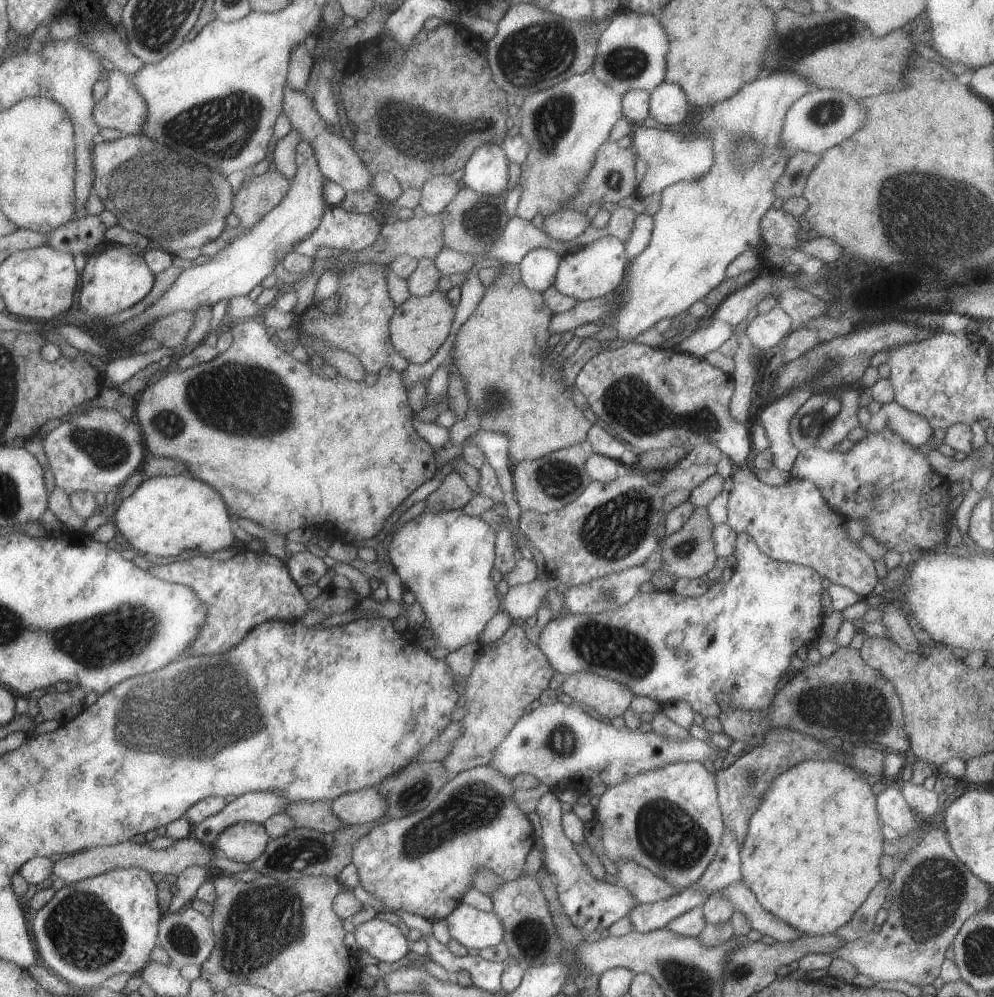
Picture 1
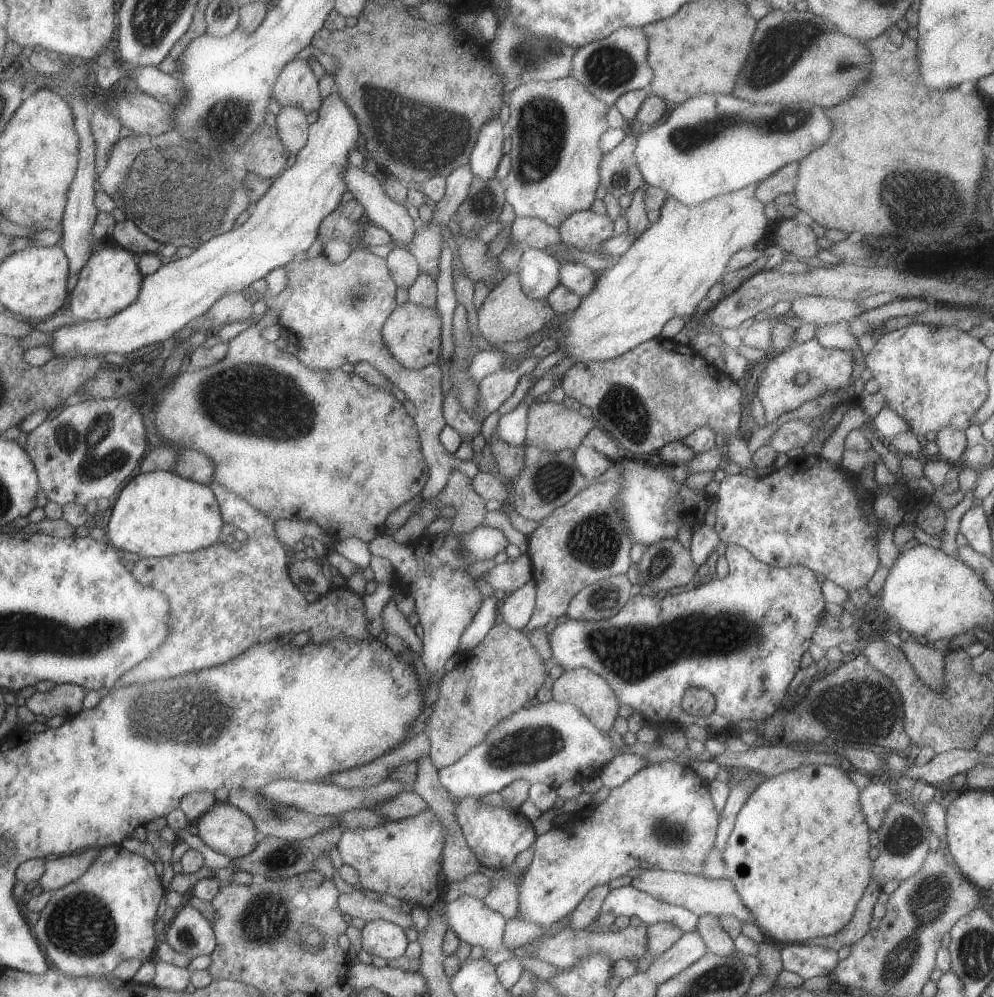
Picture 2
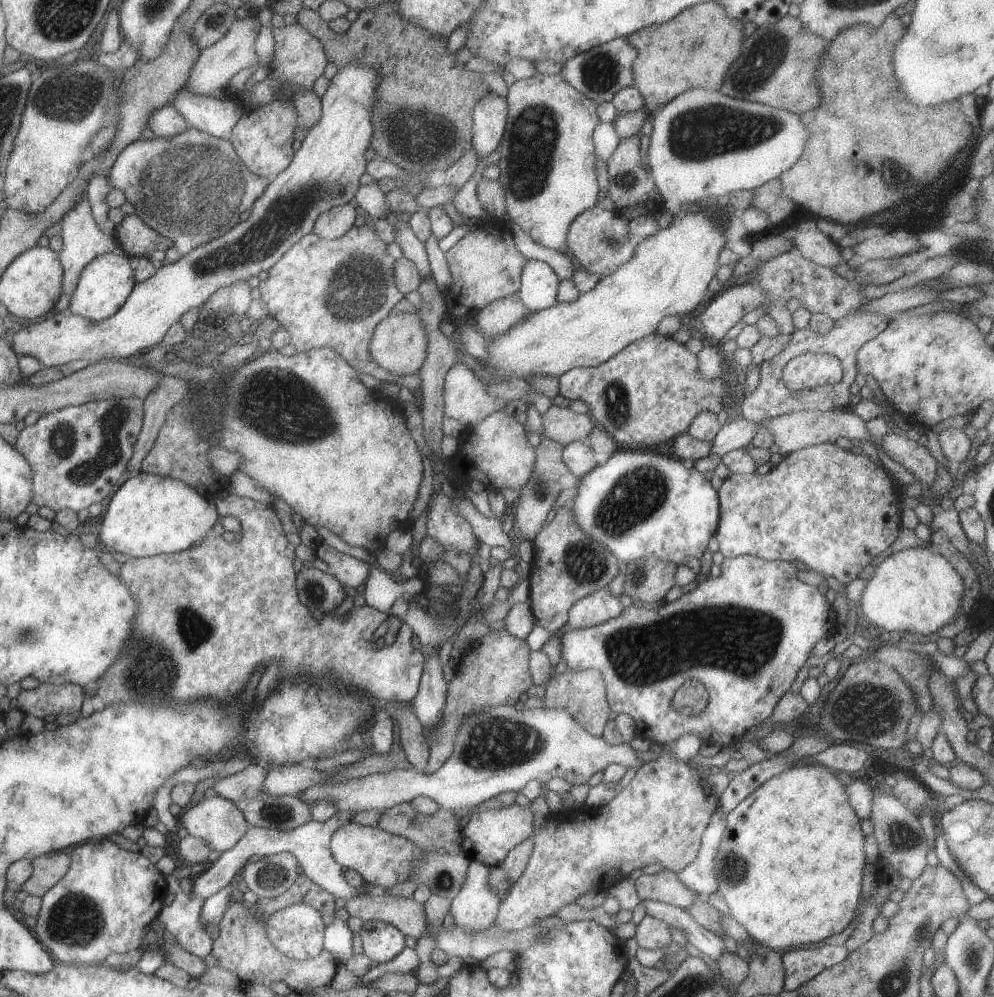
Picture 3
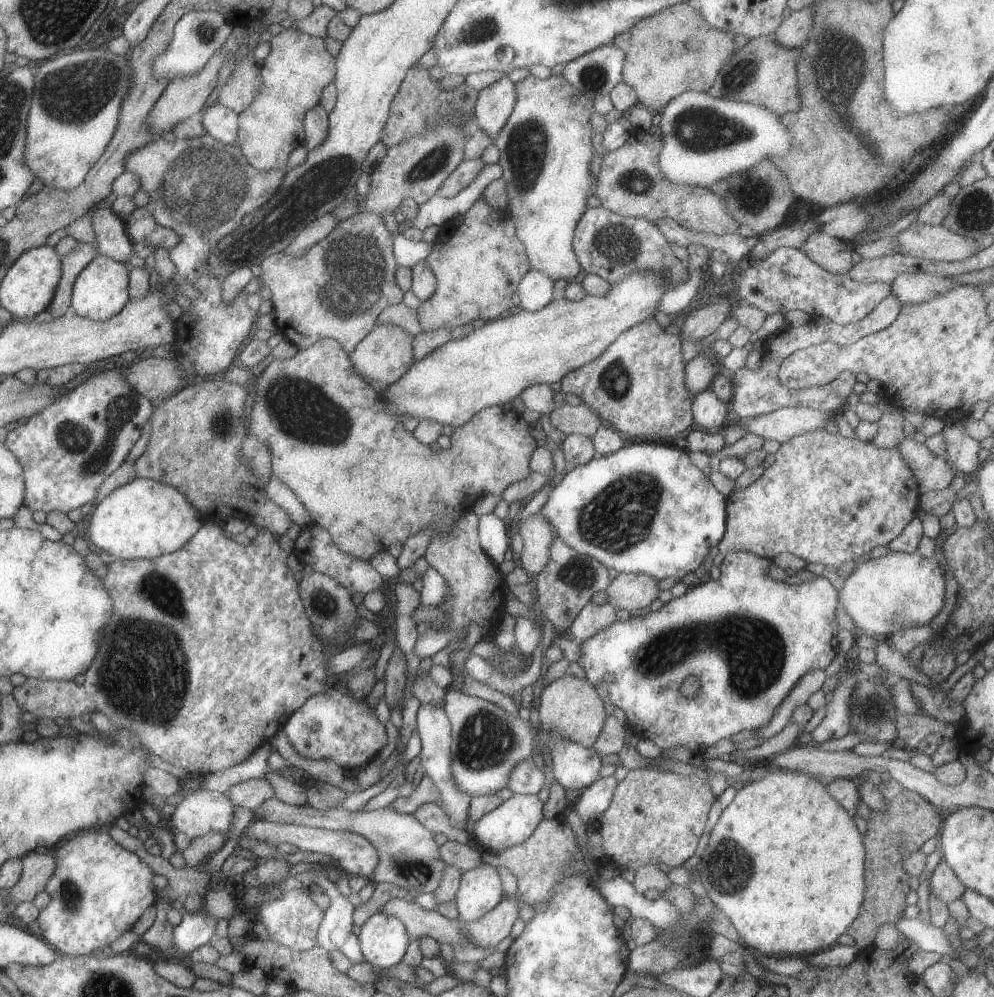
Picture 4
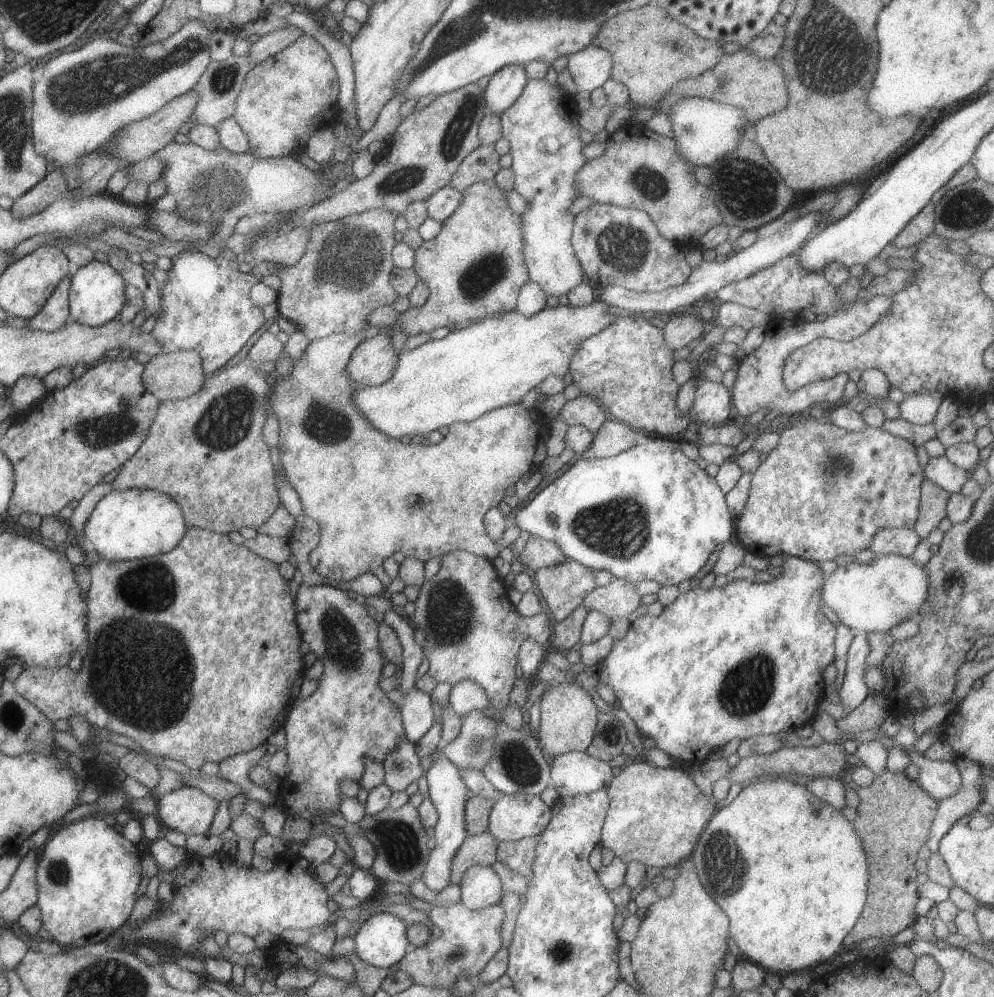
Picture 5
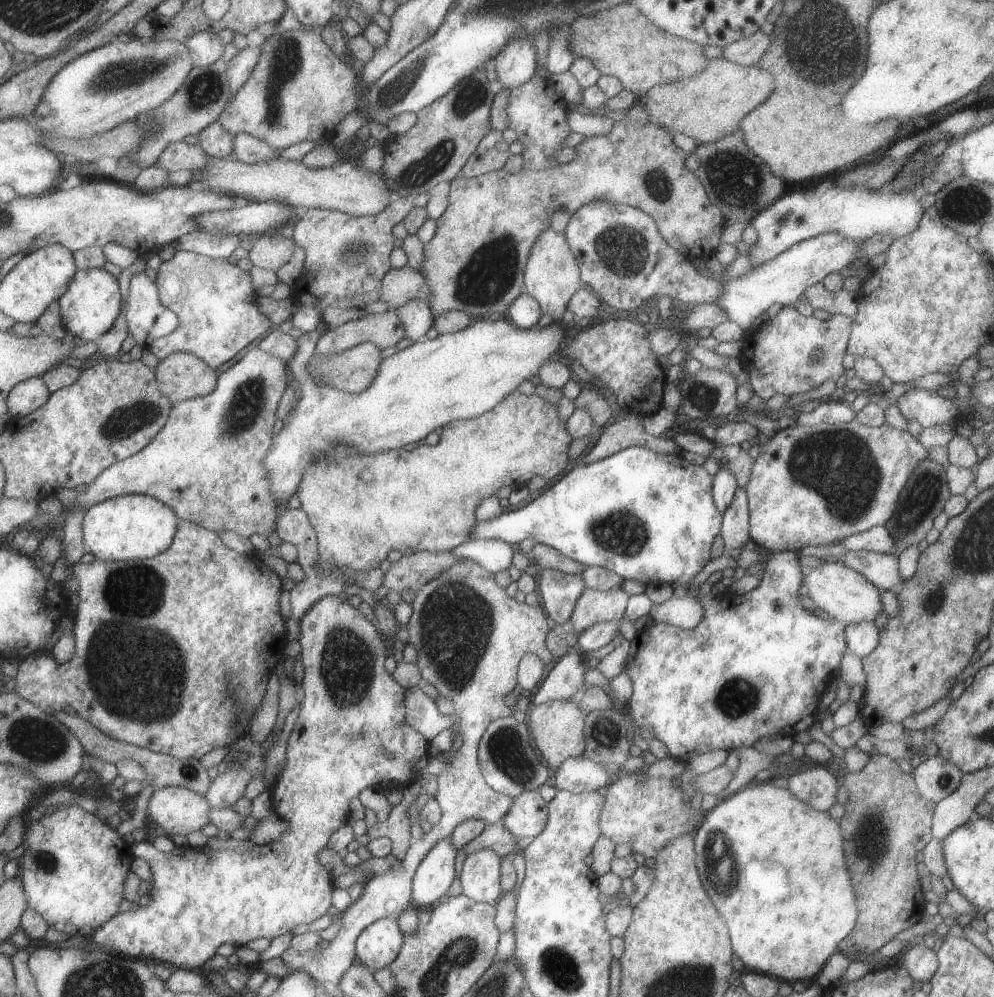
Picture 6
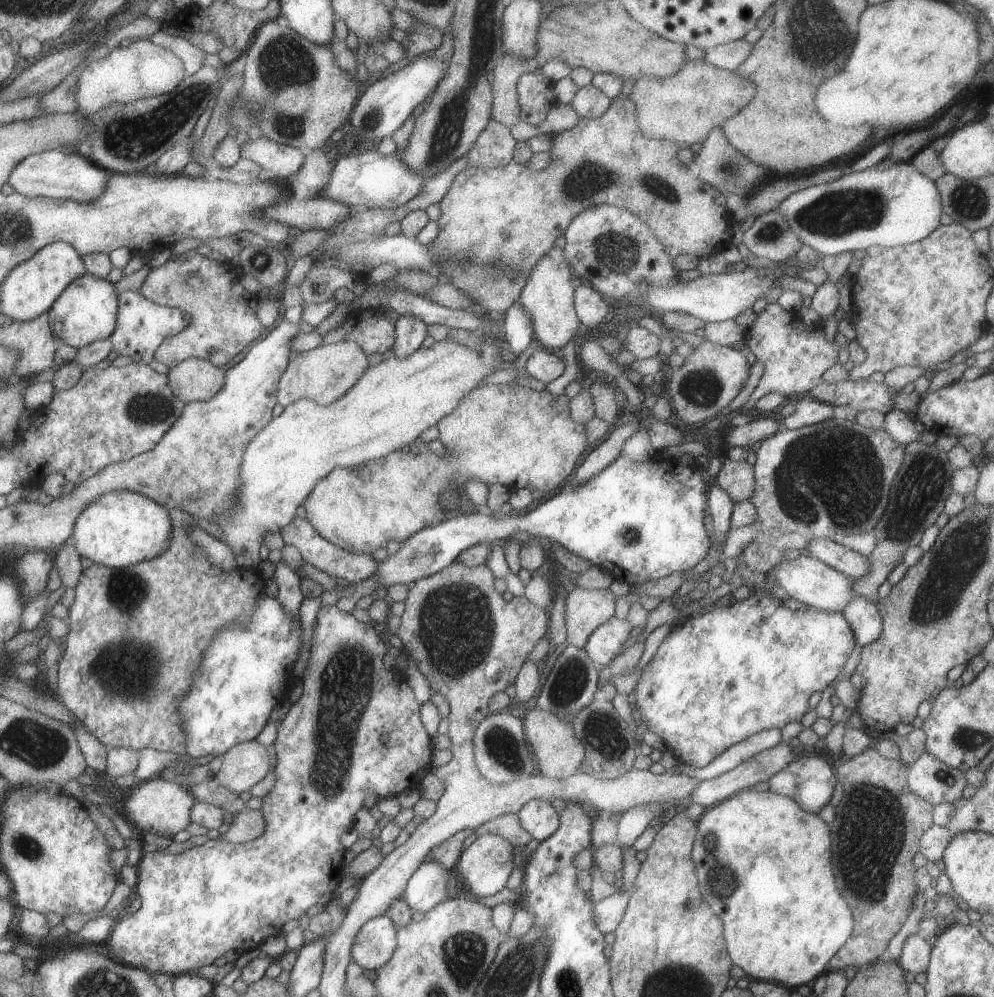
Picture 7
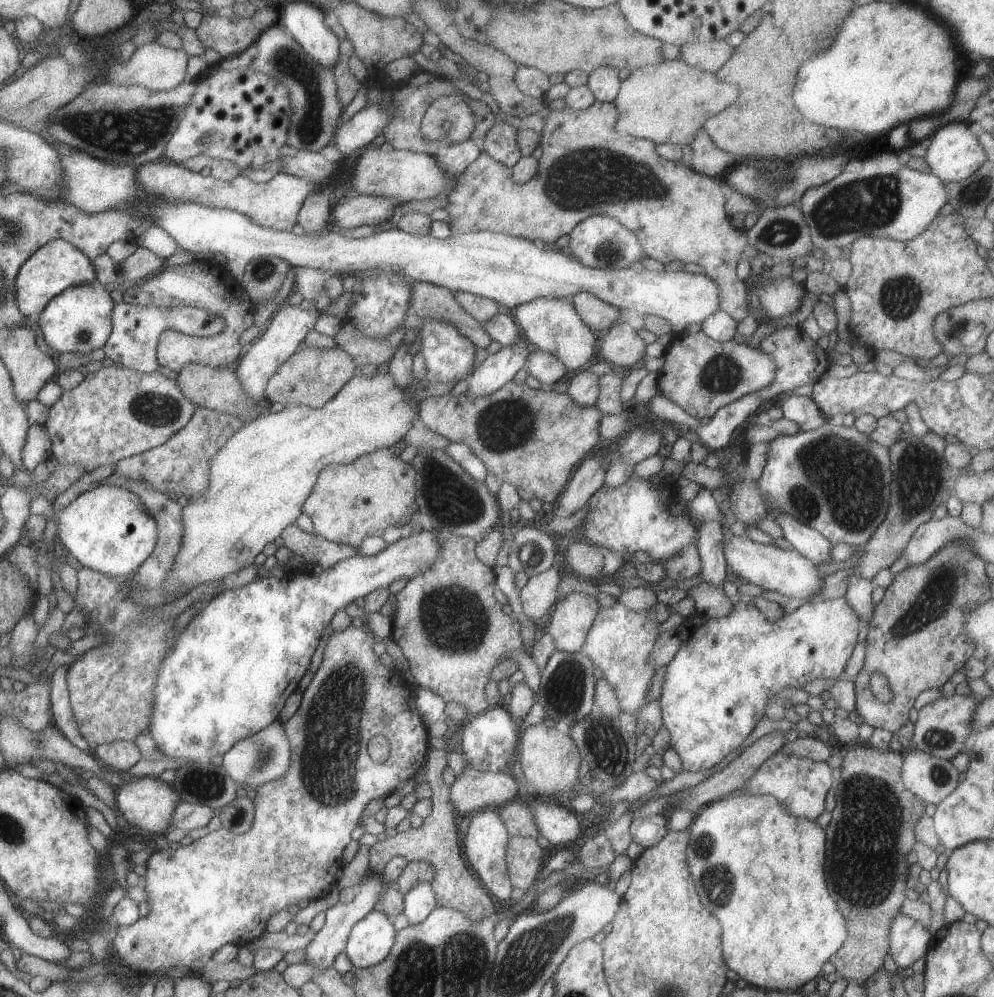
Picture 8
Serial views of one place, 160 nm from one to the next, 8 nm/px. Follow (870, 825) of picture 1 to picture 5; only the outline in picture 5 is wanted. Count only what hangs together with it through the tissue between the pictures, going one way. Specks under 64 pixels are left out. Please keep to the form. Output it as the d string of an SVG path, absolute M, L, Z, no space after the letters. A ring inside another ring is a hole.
M786 776L759 778L752 782L745 782L741 791L727 806L714 812L714 815L698 836L690 858L693 861L700 885L728 916L729 936L740 950L740 956L759 965L765 972L778 976L789 973L805 973L817 964L831 962L844 949L843 937L857 922L859 913L866 903L868 864L861 841L854 831L852 822L845 819L839 809L829 806L829 804L811 794L805 785L793 783Z

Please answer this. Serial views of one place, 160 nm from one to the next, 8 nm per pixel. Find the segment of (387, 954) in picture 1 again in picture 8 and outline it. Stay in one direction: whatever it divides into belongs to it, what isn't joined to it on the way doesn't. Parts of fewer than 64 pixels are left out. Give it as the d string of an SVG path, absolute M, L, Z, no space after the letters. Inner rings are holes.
M378 908L371 909L353 924L345 943L344 952L352 967L365 969L382 962L395 933L389 917Z

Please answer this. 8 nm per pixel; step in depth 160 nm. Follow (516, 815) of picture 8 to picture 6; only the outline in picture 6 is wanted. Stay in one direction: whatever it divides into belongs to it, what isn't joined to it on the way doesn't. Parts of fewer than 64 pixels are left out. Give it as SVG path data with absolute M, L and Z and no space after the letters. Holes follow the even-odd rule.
M485 824L484 829L475 838L472 838L465 846L462 846L466 856L472 852L489 849L498 857L507 857L519 848L519 838L513 836L501 824Z

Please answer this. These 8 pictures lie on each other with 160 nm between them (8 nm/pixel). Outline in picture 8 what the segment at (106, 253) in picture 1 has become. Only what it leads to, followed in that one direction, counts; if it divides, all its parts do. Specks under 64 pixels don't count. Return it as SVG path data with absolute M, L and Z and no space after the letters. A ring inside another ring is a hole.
M96 280L64 288L56 294L45 308L36 316L43 340L48 347L59 353L77 353L85 356L86 352L102 347L112 329L111 311L114 303L104 285Z

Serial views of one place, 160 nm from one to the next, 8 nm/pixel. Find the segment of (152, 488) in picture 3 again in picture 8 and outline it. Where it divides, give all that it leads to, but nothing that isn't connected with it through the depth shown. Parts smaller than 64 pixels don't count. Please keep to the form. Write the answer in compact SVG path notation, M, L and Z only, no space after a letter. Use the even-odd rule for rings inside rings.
M101 483L76 496L60 513L57 513L56 530L61 549L70 552L83 567L112 577L129 577L141 566L156 545L157 527L141 499L123 487Z

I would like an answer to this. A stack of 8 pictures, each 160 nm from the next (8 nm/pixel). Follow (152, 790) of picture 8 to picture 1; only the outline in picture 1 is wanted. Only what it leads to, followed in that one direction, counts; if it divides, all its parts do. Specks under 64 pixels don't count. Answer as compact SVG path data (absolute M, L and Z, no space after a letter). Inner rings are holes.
M238 822L218 834L212 847L229 860L252 863L264 854L270 839L262 824Z

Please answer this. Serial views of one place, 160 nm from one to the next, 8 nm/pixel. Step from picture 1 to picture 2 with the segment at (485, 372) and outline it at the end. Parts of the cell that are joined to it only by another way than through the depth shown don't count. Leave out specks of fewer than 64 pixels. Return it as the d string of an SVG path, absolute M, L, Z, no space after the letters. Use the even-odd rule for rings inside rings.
M517 272L507 274L499 284L491 288L483 304L475 309L474 317L477 317L479 334L497 346L502 342L521 341L558 318L544 299L531 300L523 294ZM531 402L528 404L526 438L524 446L537 446L550 452L571 450L575 451L585 439L586 435L596 427L596 422L591 418L584 418L575 410L565 408L559 402Z

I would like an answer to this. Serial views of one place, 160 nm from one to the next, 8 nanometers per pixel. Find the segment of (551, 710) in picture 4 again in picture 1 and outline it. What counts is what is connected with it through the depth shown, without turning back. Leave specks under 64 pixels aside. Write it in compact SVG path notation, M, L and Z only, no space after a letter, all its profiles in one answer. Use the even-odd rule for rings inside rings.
M573 673L565 677L559 689L581 707L589 706L603 720L622 715L634 694L627 686L593 673Z

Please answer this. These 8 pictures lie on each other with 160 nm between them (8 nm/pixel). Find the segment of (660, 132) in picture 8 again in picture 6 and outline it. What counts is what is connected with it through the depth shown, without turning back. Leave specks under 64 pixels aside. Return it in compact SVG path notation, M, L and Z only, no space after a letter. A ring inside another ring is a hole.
M718 57L709 59L706 67L700 73L675 81L671 80L664 85L652 86L651 90L643 96L645 98L643 108L655 122L663 124L665 130L685 134L699 144L710 143L723 138L723 134L737 130L741 118L745 114L749 114L753 108L757 108L761 102L765 102L774 88L773 75L763 70L759 65L740 65L728 61L726 58Z

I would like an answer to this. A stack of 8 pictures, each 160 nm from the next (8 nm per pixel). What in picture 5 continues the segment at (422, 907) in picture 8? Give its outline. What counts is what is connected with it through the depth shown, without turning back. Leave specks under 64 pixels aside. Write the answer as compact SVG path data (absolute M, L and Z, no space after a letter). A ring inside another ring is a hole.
M440 745L430 754L432 761L428 770L424 773L426 775L426 783L428 784L428 794L425 796L429 797L433 806L435 806L438 819L436 825L433 827L434 834L432 838L435 839L435 846L430 850L428 861L426 862L421 878L423 884L435 894L448 885L451 859L457 847L467 836L464 821L464 806L466 800L471 795L460 777L458 768L443 754L443 751L439 747Z

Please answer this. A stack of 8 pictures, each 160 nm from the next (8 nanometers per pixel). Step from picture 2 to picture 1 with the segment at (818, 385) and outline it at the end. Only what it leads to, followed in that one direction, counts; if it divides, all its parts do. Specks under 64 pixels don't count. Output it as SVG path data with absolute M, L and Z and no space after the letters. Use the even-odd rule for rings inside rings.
M808 387L789 389L759 412L758 421L763 426L766 437L770 442L769 450L772 452L772 466L778 468L781 472L790 472L799 452L791 442L788 433L790 420L799 405L805 402L812 395L812 392Z

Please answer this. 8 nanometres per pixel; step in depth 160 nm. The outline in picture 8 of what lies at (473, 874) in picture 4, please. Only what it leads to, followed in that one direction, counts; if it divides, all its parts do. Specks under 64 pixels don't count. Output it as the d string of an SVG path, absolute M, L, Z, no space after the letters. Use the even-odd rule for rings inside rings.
M483 809L469 816L468 830L462 837L465 860L469 868L475 870L477 878L483 882L484 889L490 896L497 900L509 900L511 898L512 884L510 883L506 867L506 848L508 832L502 825L497 809Z

